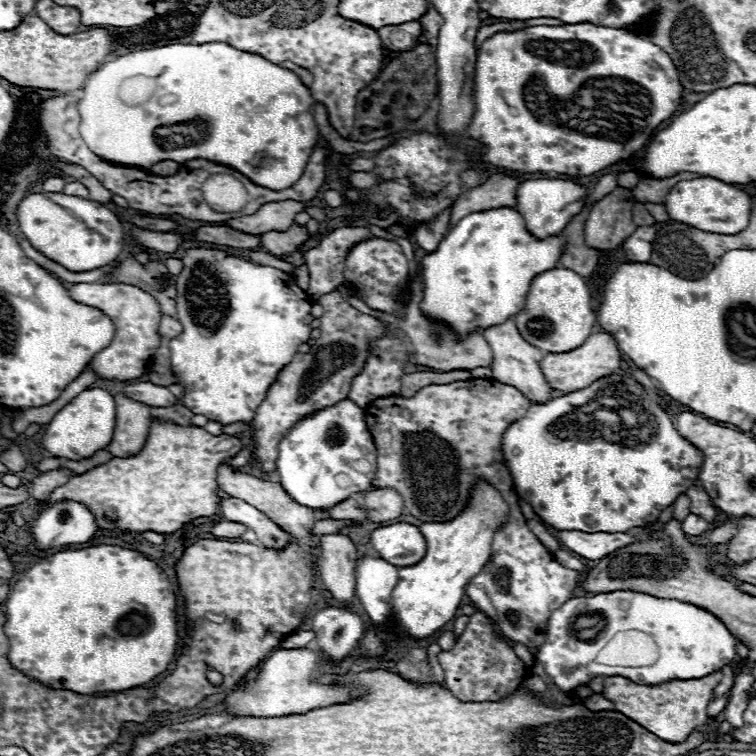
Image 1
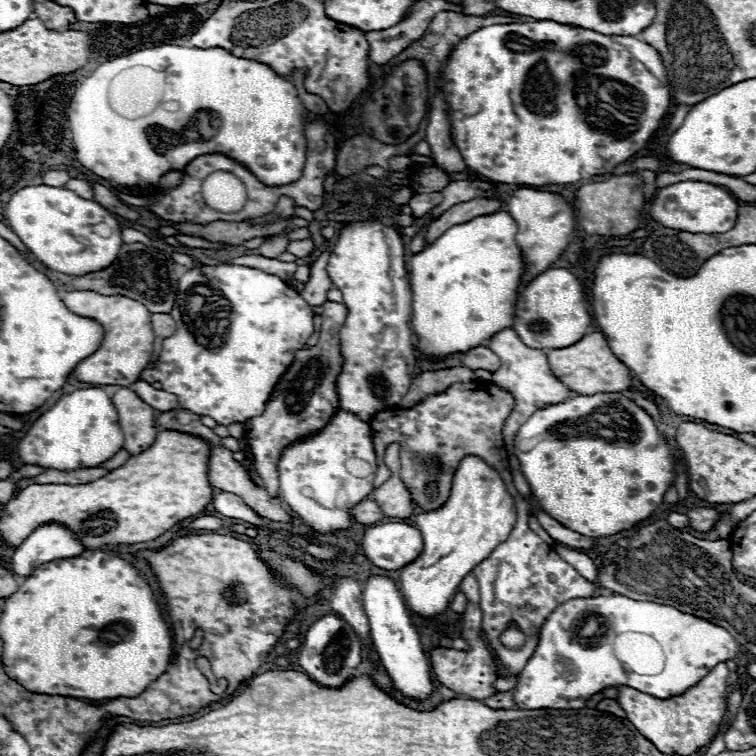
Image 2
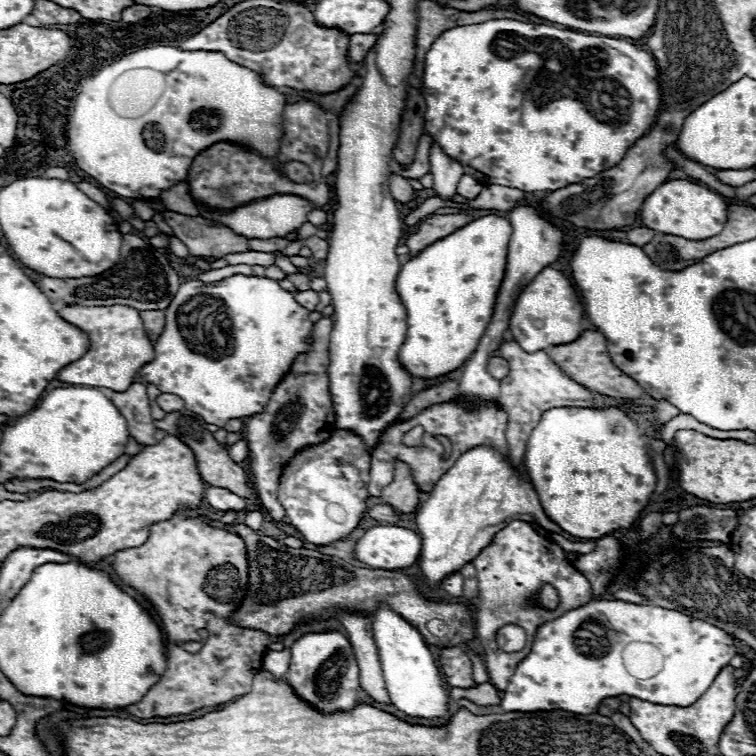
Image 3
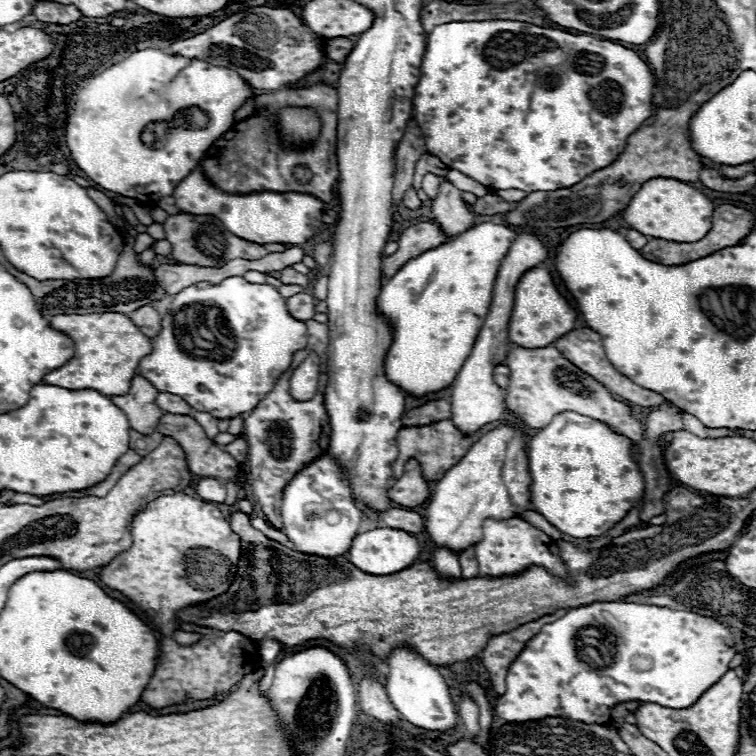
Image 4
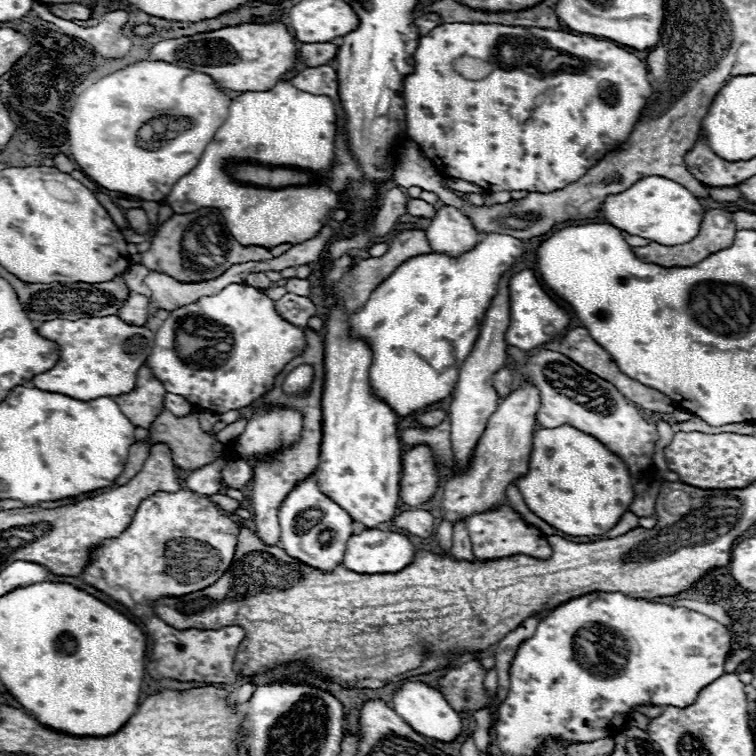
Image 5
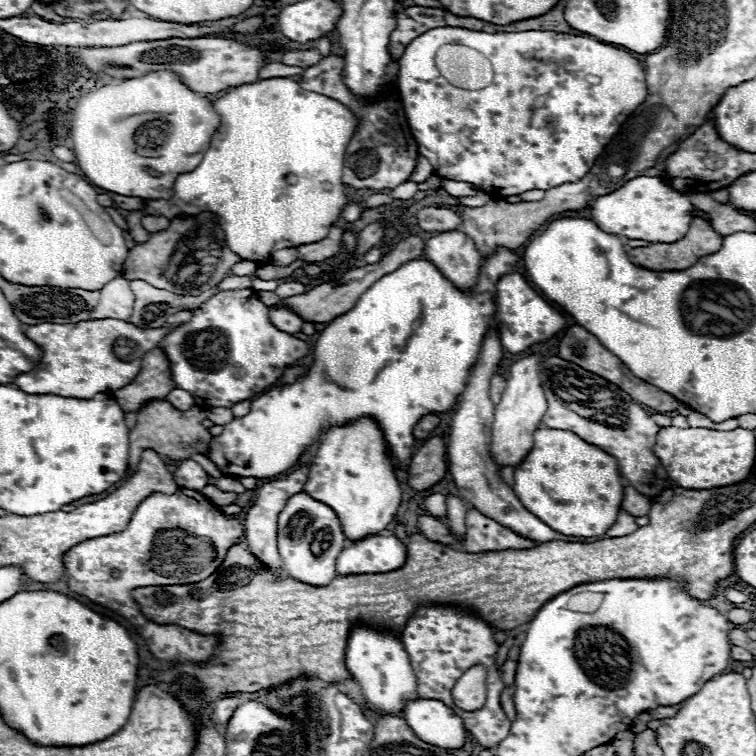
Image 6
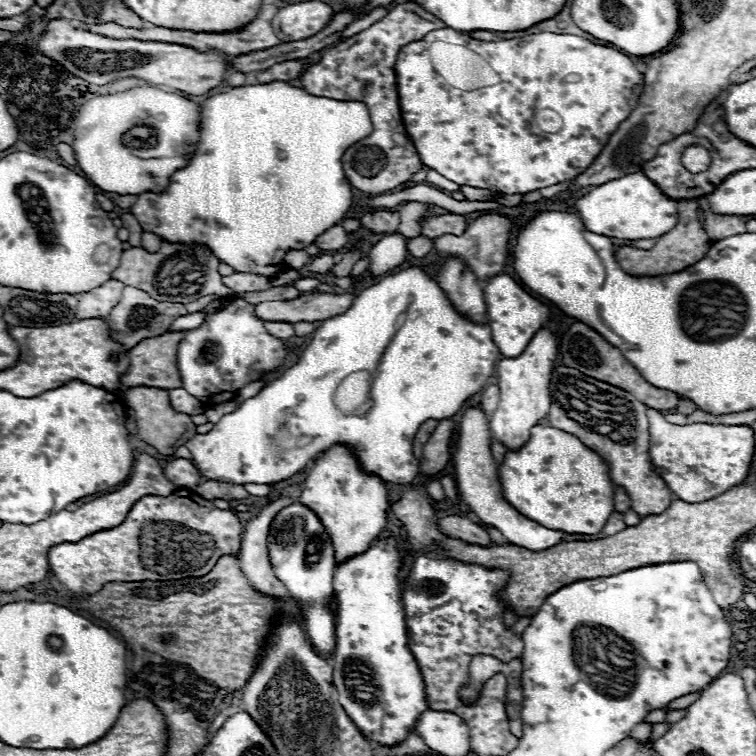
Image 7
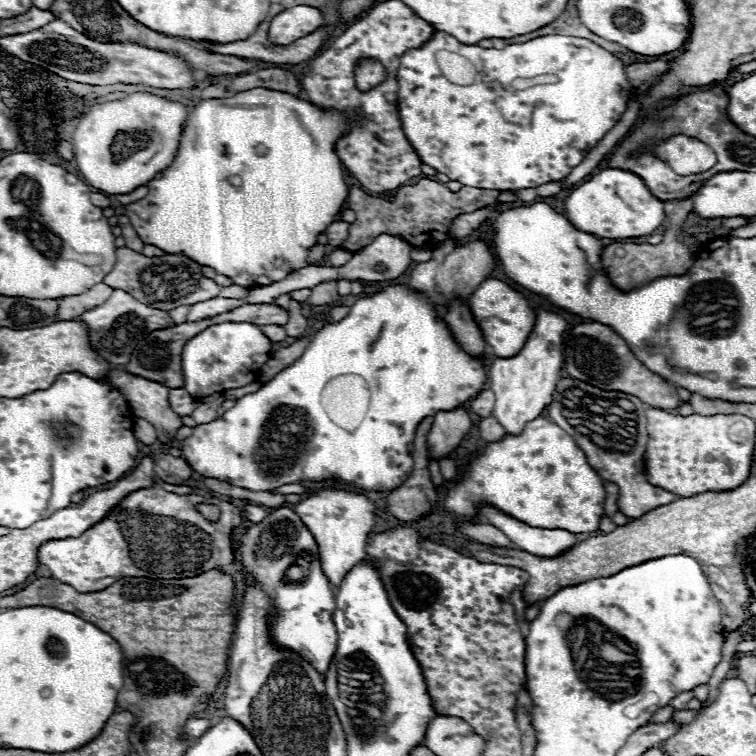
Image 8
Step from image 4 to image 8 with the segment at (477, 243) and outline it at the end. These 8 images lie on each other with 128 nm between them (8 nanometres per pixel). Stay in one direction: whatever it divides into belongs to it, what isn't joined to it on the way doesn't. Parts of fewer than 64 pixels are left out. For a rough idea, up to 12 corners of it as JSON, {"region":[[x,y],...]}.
{"region":[[392,284],[180,440],[254,492],[394,490],[490,354]]}

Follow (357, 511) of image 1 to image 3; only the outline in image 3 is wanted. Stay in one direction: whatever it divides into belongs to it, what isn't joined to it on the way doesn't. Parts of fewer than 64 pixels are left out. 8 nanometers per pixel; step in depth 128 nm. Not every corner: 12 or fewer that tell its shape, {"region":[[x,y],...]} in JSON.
{"region":[[386,504],[368,508],[368,516],[380,522],[396,522],[398,512]]}

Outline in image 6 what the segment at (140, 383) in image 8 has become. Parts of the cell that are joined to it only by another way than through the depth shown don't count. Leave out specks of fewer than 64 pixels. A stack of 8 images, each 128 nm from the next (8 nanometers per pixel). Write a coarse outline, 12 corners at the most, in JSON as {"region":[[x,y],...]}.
{"region":[[154,400],[130,430],[128,472],[144,450],[172,460],[204,454],[204,410]]}

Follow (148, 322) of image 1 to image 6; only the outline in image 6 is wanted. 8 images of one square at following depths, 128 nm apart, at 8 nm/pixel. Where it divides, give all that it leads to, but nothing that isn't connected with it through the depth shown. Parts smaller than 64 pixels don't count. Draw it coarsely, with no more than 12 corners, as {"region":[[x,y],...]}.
{"region":[[116,318],[28,326],[44,364],[28,394],[120,390],[174,326]]}

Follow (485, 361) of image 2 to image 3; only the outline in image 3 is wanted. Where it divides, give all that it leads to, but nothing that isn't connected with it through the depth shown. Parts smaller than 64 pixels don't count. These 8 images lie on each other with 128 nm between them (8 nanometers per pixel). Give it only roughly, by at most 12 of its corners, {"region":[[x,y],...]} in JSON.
{"region":[[492,356],[488,360],[488,372],[502,380],[508,374],[508,362]]}

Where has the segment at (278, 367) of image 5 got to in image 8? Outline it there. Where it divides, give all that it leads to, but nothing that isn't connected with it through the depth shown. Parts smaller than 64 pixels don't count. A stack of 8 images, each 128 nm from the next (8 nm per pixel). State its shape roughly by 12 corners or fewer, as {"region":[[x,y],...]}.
{"region":[[252,322],[204,328],[182,352],[194,398],[246,386],[272,342]]}

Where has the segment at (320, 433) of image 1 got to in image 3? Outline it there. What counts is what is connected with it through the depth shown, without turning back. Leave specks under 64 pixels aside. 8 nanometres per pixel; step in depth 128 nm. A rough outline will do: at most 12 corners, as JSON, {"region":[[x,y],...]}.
{"region":[[336,428],[278,484],[306,542],[346,538],[366,514],[370,452]]}

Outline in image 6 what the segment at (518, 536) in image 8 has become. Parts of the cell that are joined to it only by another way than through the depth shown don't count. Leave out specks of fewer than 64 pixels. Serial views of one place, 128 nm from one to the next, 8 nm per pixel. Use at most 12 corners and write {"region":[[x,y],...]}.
{"region":[[492,324],[456,400],[448,470],[466,502],[538,544],[532,516],[490,458],[488,396],[504,348]]}

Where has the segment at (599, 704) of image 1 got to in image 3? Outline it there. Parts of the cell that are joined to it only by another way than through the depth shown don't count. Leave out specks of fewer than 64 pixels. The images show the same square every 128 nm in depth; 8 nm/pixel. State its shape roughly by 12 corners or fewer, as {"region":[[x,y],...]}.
{"region":[[612,712],[612,722],[624,730],[644,750],[648,744],[640,738],[630,718],[622,712]]}

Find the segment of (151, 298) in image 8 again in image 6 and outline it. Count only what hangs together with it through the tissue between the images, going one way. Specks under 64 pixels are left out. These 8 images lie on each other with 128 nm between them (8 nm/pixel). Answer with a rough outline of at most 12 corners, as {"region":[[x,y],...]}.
{"region":[[212,212],[170,220],[122,278],[198,296],[242,258]]}

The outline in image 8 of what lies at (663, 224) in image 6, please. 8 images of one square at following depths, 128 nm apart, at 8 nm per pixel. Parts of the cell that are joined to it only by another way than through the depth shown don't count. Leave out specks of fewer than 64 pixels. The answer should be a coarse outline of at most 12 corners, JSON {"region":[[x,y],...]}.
{"region":[[602,170],[566,198],[600,238],[638,238],[666,218],[644,180]]}

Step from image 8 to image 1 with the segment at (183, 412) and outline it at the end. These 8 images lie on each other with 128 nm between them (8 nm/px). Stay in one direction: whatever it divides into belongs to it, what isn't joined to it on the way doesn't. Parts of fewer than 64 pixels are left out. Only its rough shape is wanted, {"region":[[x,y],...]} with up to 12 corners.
{"region":[[134,382],[120,392],[148,406],[178,402],[168,388]]}

